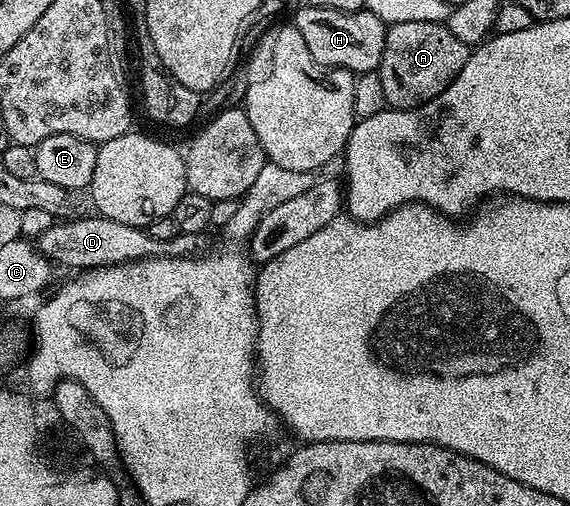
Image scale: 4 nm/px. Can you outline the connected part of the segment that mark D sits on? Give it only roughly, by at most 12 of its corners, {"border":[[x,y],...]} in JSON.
{"border":[[99,215],[64,219],[38,248],[72,271],[190,257],[201,238],[154,239]]}

